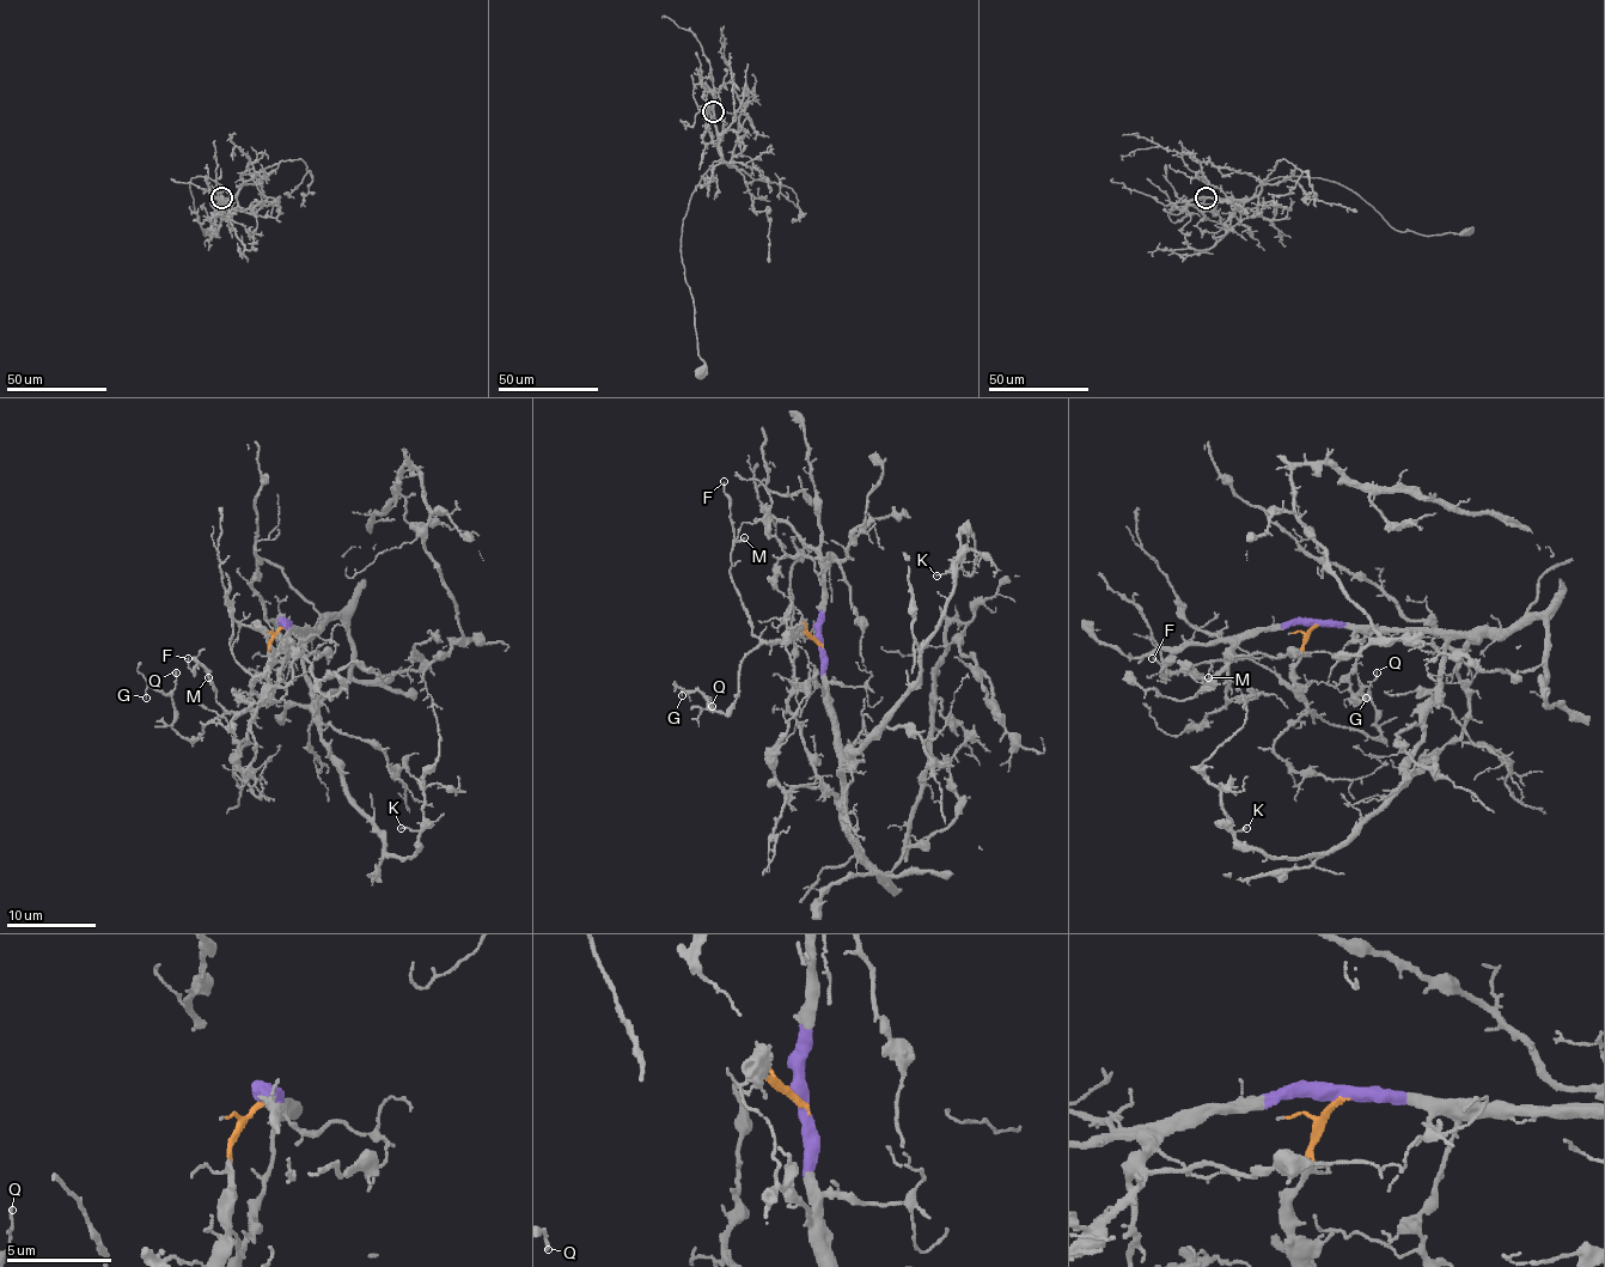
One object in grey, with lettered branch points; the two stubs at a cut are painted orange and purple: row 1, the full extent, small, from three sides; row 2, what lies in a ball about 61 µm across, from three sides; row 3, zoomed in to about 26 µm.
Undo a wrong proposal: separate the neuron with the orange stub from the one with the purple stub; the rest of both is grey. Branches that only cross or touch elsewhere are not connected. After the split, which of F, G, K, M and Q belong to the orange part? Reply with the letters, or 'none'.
F, G, M, Q

